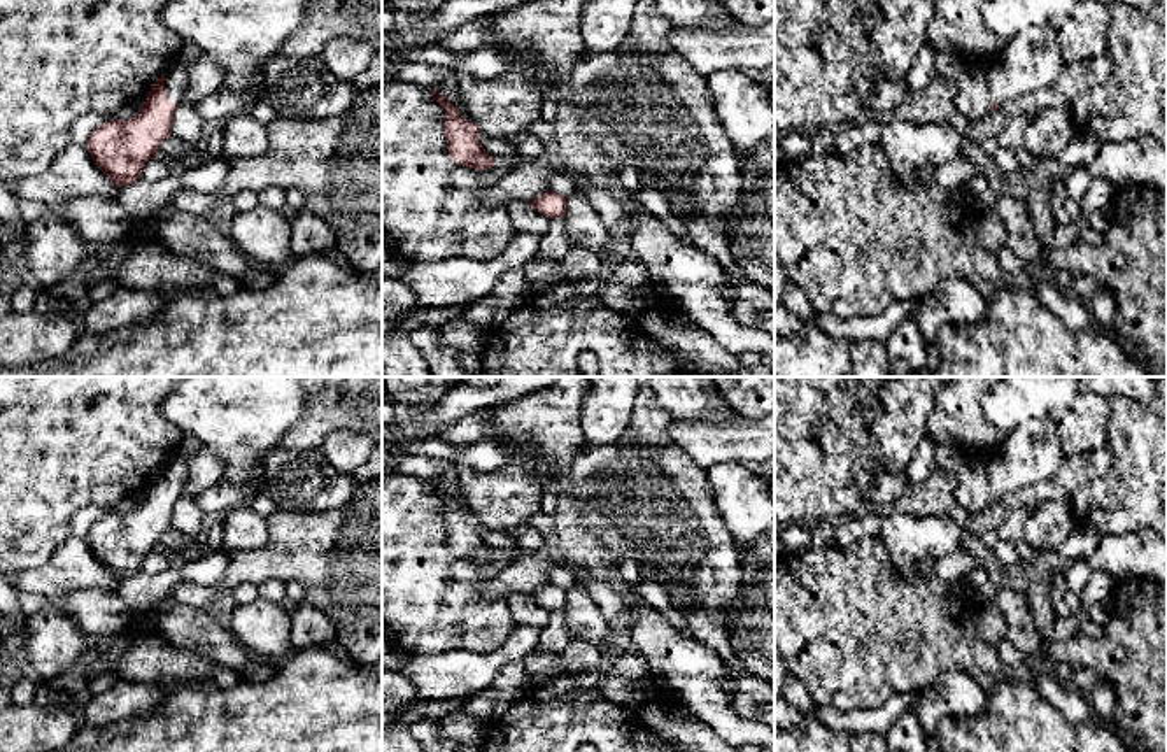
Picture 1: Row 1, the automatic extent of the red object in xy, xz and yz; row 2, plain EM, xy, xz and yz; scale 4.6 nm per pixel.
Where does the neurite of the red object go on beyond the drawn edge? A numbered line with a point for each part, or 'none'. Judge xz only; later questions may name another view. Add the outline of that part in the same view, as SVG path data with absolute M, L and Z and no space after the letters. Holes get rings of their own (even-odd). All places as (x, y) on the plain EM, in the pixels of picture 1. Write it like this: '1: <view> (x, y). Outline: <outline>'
none

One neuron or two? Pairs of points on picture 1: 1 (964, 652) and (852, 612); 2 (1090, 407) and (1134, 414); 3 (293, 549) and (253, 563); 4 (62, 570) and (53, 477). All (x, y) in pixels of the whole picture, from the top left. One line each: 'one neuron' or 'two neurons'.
1: one neuron
2: two neurons
3: one neuron
4: two neurons

